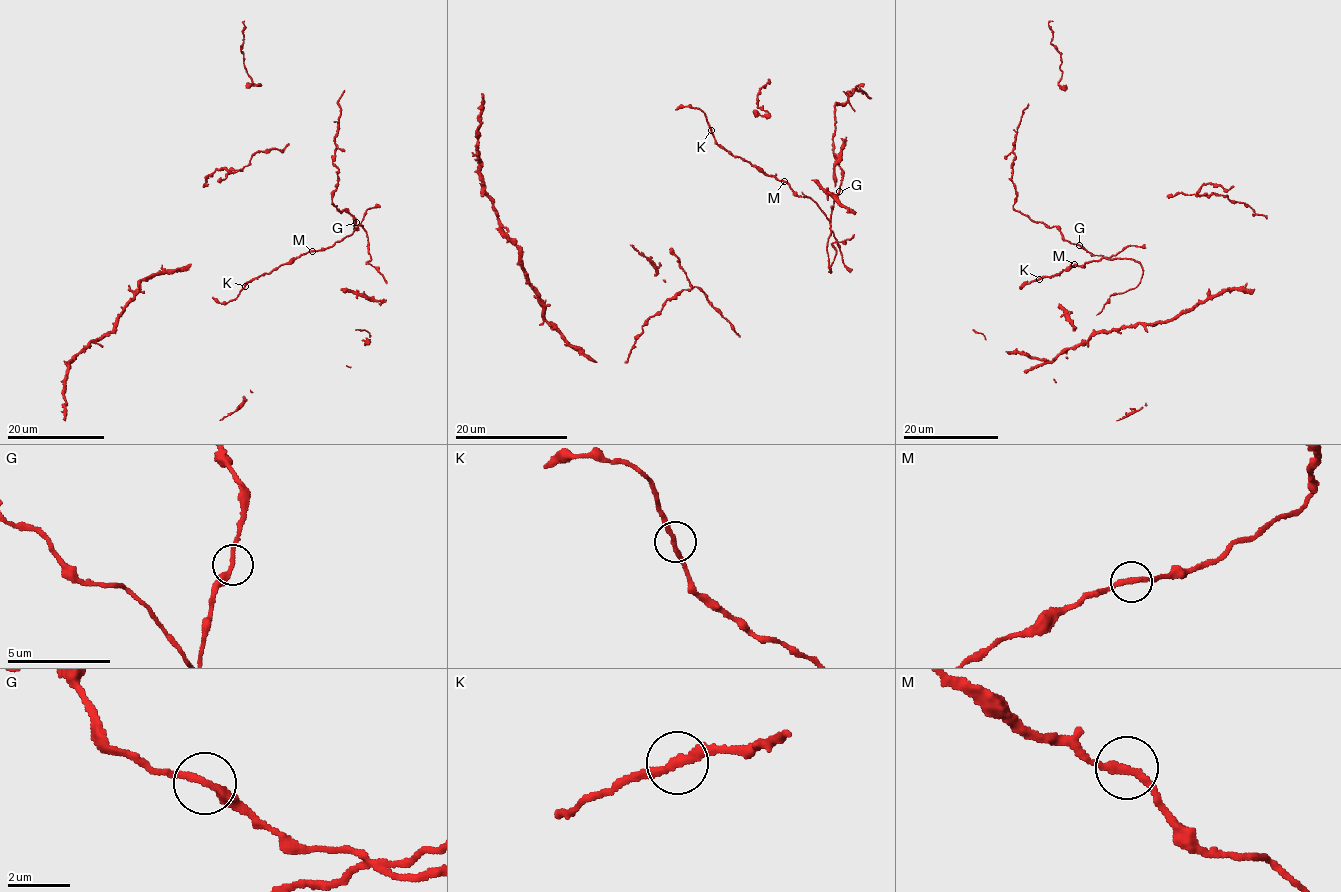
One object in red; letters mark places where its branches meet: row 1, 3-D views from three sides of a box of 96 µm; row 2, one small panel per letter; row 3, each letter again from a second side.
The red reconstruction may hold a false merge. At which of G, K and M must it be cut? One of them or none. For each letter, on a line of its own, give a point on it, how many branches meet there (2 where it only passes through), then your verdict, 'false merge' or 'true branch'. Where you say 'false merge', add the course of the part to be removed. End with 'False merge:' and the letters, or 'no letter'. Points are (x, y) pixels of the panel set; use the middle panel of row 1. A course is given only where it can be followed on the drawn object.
G: (839, 191) | 2 | true branch
K: (711, 130) | 2 | true branch
M: (784, 181) | 2 | true branch
False merge: no letter

